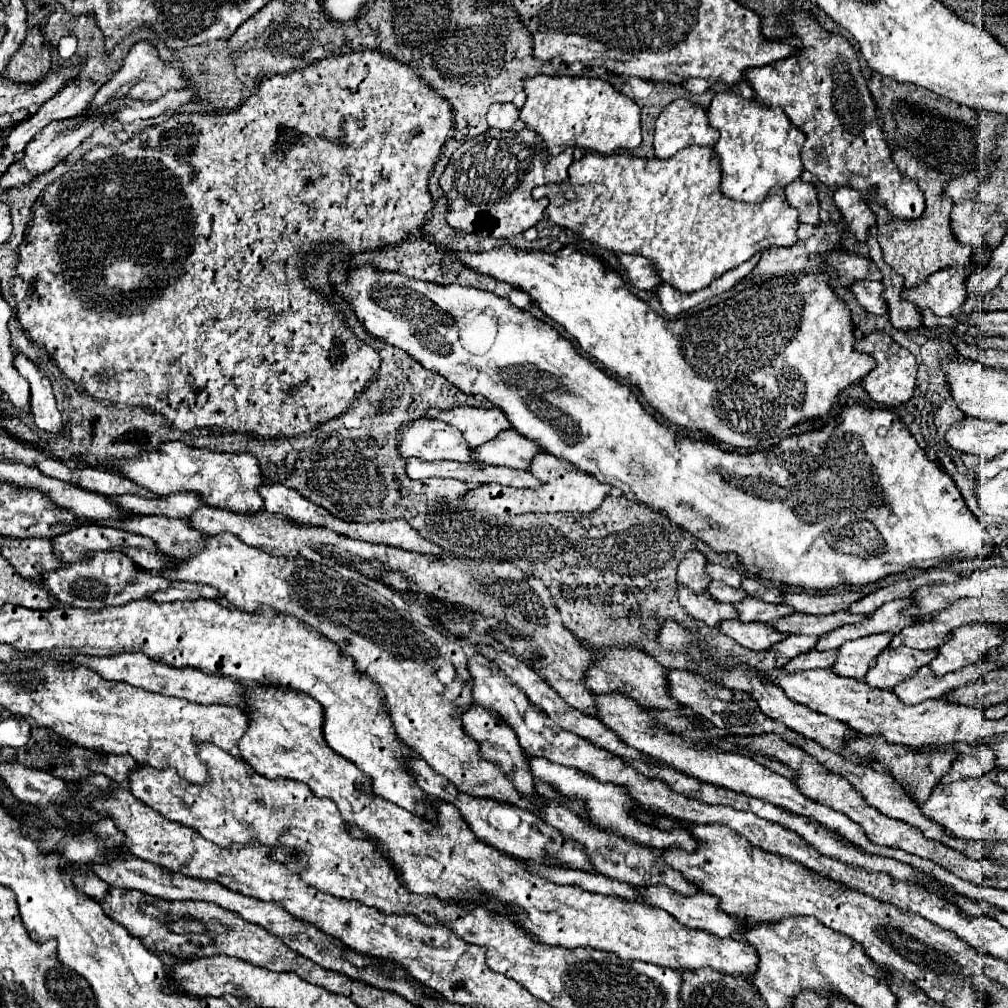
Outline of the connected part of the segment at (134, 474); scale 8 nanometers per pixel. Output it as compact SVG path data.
M180 441L162 443L158 451L142 453L136 459L118 463L120 471L130 477L134 483L158 493L168 495L176 491L194 491L206 495L206 503L228 509L240 515L256 515L264 511L264 501L258 489L264 485L264 475L260 473L258 459L250 453L230 455L230 453L214 453L208 449L194 449Z

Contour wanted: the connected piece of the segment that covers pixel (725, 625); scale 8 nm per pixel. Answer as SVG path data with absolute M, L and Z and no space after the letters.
M738 619L732 621L722 621L716 627L720 633L732 637L736 643L740 643L746 649L756 649L756 651L764 651L770 649L774 643L782 641L786 635L774 631L772 625L762 625L762 623L744 623Z

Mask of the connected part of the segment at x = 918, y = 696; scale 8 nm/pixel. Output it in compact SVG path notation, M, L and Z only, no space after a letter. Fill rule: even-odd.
M984 661L978 665L970 665L966 669L960 669L956 673L944 675L944 677L934 677L934 675L930 675L928 667L920 667L916 671L916 675L912 675L910 679L904 679L896 687L892 687L892 691L904 705L914 705L914 703L920 703L926 699L938 699L944 693L948 693L956 687L962 687L966 683L974 683L992 669L994 669L994 663Z

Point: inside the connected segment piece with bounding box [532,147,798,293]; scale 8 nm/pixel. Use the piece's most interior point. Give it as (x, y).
(670, 211)

